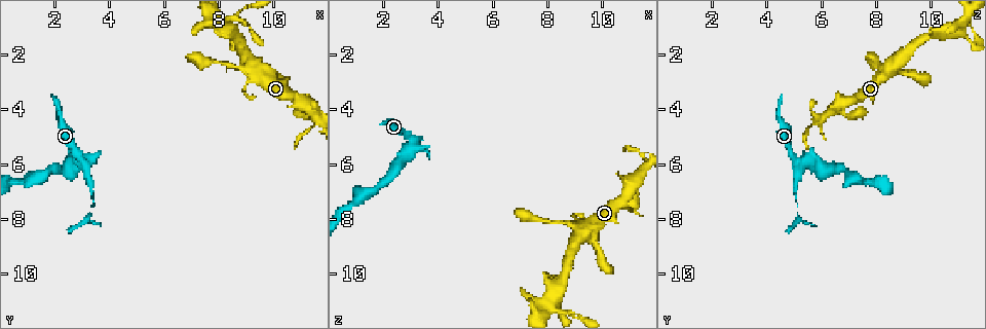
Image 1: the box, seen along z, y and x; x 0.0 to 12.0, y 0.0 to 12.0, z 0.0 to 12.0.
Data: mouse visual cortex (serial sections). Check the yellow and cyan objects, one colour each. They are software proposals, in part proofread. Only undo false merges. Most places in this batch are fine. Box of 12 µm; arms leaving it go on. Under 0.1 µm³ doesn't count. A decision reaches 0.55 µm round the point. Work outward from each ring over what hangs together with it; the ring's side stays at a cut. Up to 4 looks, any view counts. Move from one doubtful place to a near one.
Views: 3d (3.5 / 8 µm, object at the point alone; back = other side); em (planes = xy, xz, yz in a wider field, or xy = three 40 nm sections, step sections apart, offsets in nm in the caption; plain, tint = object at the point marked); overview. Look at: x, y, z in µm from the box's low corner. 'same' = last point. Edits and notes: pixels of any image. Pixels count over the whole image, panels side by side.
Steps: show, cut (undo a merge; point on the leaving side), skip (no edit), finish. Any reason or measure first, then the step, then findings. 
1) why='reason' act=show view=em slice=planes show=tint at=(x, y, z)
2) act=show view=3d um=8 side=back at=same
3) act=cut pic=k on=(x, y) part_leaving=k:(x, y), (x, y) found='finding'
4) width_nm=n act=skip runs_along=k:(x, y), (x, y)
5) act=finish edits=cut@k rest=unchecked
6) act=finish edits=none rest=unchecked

why='narrows sharply' act=show view=3d um=3.5 at=(8.1, 2.3, 8.1)

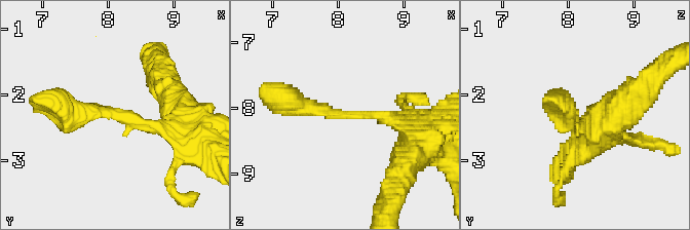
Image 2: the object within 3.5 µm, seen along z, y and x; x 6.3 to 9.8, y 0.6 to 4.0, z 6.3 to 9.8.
act=show view=em slice=xy step=2 show=tint at=(8.05, 2.30, 8.10)

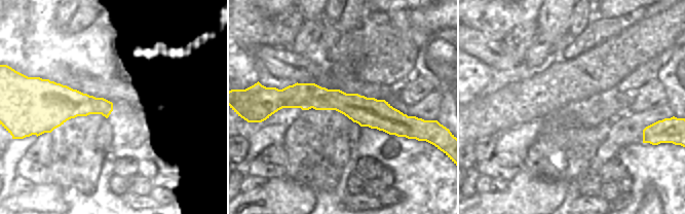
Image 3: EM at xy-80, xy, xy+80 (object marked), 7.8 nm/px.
act=skip found='all the same cell'

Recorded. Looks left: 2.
why='abrupt turn' act=show view=3d um=3.5 at=(3.1, 6.0, 5.1)

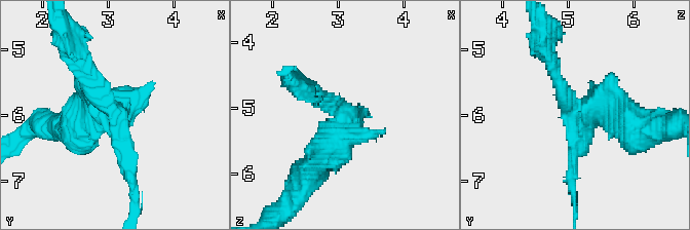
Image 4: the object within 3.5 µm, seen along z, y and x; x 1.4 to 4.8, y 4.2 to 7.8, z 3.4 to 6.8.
act=skip found='continuous, no second cell'

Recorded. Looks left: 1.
act=finish edits=none rest=unchecked

